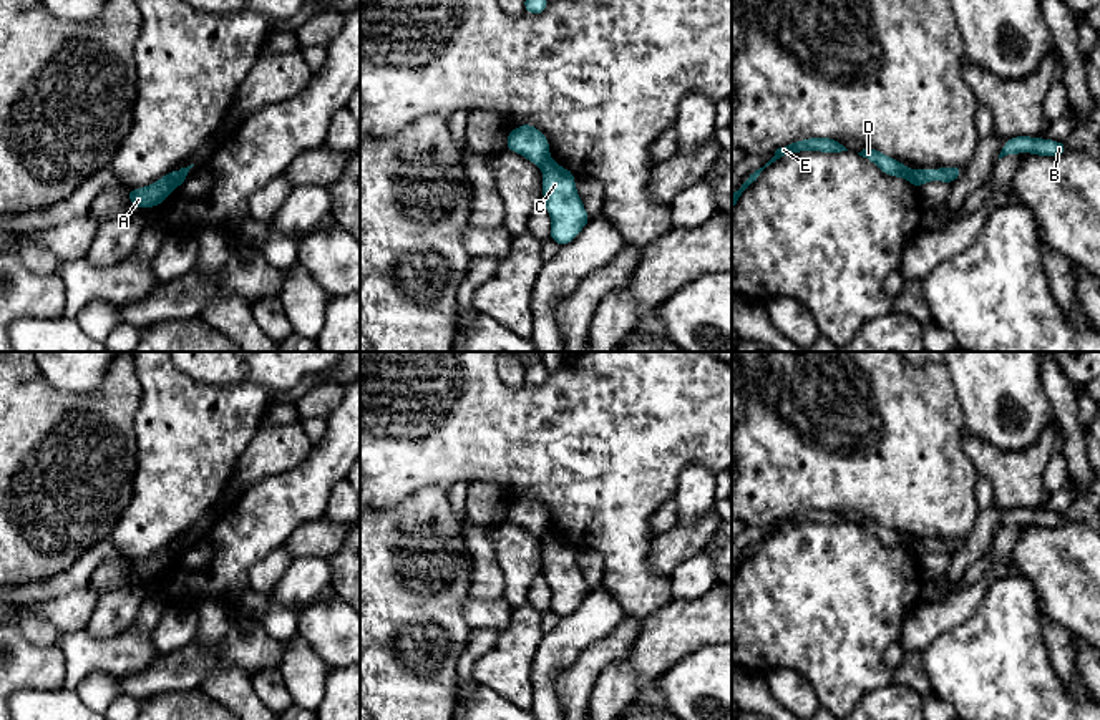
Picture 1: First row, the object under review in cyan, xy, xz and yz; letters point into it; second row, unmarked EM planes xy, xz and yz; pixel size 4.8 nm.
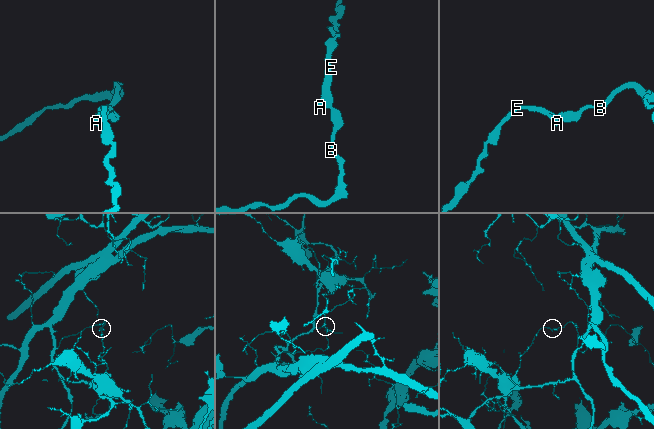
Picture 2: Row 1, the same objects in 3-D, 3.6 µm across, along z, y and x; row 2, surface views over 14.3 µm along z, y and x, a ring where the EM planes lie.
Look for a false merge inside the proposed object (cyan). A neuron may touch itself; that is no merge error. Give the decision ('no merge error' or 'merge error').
merge error

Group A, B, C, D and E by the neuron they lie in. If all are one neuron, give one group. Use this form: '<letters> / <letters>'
A D E / B C

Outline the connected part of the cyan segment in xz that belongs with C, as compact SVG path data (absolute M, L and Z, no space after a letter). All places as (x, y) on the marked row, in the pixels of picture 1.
M549 161L543 166L544 207L551 216L551 234L559 246L569 244L591 221L576 191L574 173Z

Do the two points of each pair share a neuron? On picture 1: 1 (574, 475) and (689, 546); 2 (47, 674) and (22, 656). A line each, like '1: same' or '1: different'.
1: different
2: same

